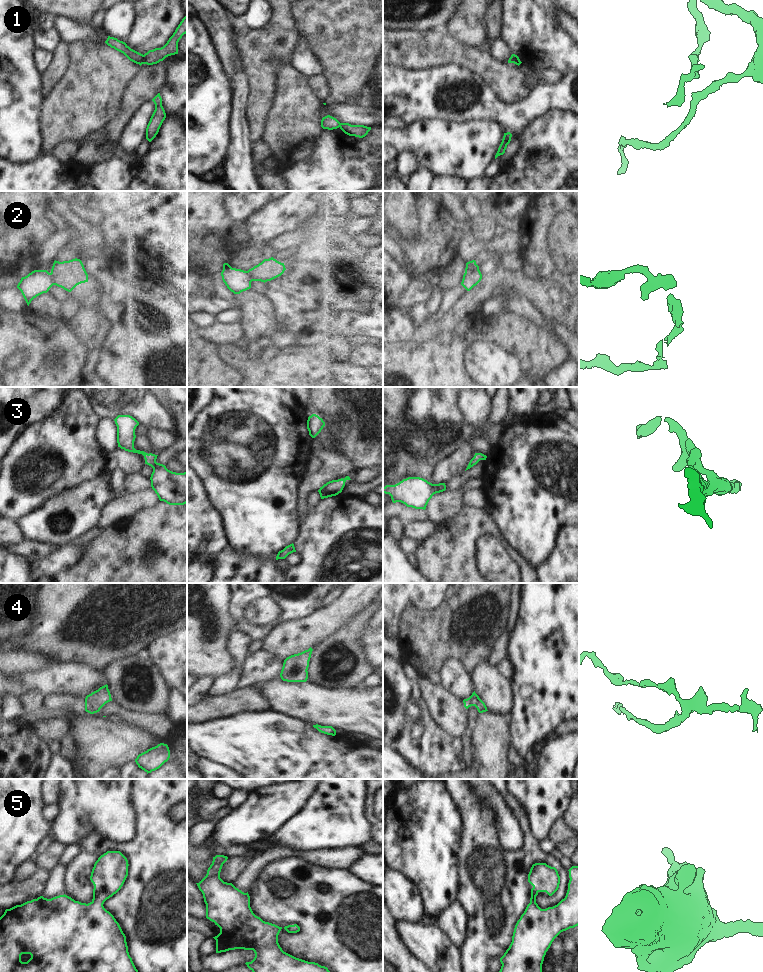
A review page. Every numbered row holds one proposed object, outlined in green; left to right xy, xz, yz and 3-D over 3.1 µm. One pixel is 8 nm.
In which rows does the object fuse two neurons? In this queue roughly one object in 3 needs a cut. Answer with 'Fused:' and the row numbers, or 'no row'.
Fused: 1, 2

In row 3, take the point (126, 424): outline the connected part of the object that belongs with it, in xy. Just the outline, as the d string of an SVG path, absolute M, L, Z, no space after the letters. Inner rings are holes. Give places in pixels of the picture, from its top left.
M118 415L115 419L117 426L118 447L128 452L142 454L145 464L153 468L151 487L160 501L169 505L184 505L187 503L187 471L176 473L168 470L165 465L157 463L158 455L146 453L134 448L135 429L139 422L130 415Z

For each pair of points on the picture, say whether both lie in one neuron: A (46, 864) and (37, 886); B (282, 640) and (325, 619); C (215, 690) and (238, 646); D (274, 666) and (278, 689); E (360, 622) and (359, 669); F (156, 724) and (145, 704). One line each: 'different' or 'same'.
A: different
B: same
C: same
D: different
E: same
F: different

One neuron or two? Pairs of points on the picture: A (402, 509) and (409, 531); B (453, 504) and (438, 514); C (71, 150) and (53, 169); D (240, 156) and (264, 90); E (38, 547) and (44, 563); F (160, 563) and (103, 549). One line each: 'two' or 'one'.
A: two
B: one
C: two
D: two
E: two
F: one

